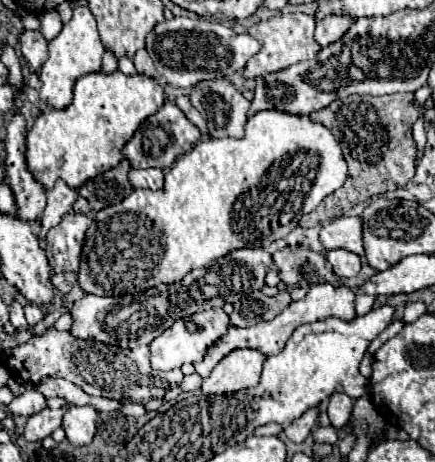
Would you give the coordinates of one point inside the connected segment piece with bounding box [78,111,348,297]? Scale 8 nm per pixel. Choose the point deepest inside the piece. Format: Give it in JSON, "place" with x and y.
{"place":[226,194]}

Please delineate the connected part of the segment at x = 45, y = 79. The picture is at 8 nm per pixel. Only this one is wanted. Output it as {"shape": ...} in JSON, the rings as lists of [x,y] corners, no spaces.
{"shape":[[[76,7],[74,17],[64,25],[58,37],[54,37],[48,45],[48,61],[42,65],[40,71],[40,99],[54,109],[66,109],[72,103],[72,89],[78,77],[88,75],[88,73],[98,73],[102,71],[102,55],[104,47],[98,37],[96,29],[96,19],[88,7]]]}

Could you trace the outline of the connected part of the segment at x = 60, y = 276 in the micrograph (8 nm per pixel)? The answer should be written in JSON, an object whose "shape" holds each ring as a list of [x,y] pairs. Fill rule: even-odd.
{"shape":[[[70,271],[68,273],[54,273],[52,283],[56,285],[58,291],[66,294],[72,289],[74,283],[76,283],[76,275],[70,273]]]}

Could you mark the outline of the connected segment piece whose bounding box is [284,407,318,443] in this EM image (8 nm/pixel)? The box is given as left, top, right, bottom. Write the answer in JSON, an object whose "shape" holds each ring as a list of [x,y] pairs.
{"shape":[[[314,407],[314,409],[308,409],[298,421],[290,423],[290,425],[284,429],[284,433],[286,433],[286,437],[292,439],[294,443],[302,443],[302,441],[312,433],[316,421],[318,421],[318,409]]]}

